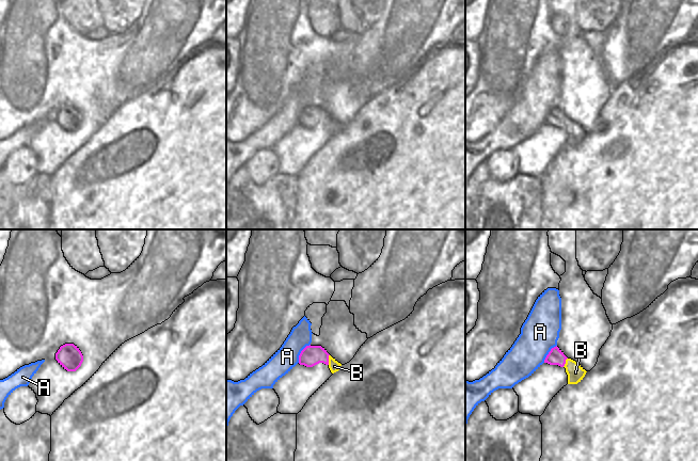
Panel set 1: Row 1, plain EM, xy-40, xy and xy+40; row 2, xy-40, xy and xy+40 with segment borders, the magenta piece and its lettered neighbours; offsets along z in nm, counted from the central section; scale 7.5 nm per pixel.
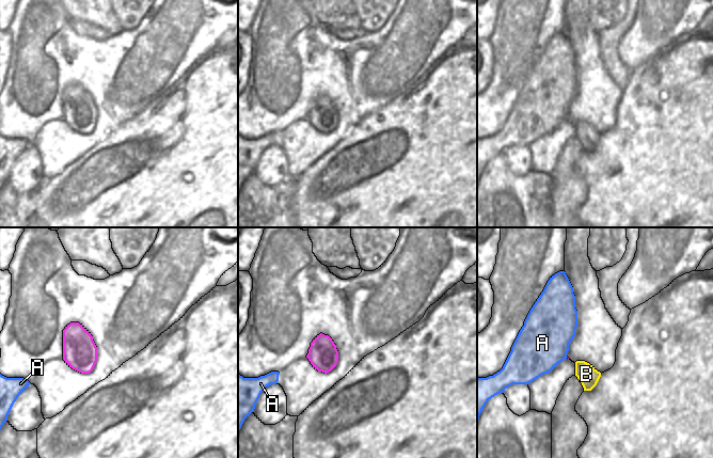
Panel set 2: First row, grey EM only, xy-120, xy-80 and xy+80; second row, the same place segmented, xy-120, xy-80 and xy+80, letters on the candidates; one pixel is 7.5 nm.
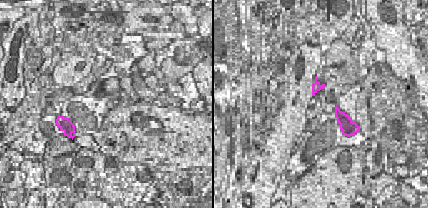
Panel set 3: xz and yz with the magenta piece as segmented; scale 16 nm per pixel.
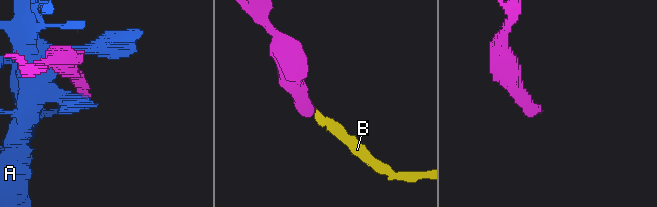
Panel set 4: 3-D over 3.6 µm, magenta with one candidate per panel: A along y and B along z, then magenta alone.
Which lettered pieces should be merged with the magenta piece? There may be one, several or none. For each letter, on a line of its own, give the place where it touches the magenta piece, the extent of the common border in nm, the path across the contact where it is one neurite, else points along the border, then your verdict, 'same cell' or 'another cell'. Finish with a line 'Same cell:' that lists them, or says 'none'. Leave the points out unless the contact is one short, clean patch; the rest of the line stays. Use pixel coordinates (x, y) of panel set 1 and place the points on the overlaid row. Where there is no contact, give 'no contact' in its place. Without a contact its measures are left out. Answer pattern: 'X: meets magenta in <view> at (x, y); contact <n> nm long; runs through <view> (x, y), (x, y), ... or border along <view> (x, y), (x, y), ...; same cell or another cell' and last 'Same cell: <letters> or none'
A: meets magenta in xy at (301, 352); contact 170 nm long; another cell
B: meets magenta in xy at (328, 360); contact 80 nm long; runs through xy (311, 355), (321, 355), (328, 360), (334, 366); same cell
Same cell: B

